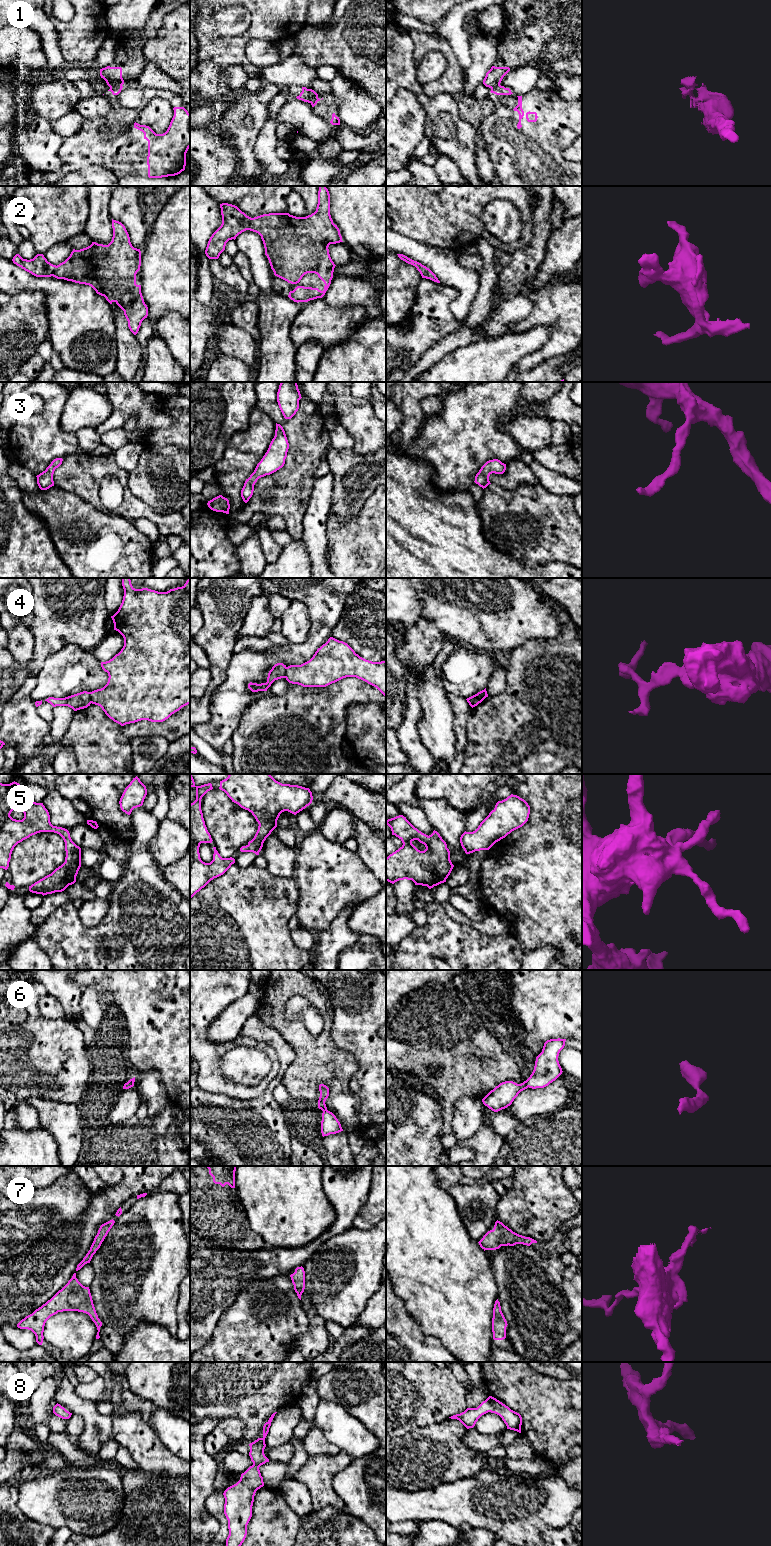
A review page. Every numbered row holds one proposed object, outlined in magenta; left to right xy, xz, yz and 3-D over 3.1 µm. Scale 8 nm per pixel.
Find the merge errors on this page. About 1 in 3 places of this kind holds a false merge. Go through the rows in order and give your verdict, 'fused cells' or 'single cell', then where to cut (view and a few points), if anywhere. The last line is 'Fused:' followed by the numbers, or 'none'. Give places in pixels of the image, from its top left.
1: fused cells | xy (121, 84), (110, 88)
2: single cell | no cut
3: single cell | no cut
4: fused cells | xy (89, 692), (91, 702)
5: single cell | no cut
6: single cell | no cut
7: single cell | no cut
8: single cell | no cut
Fused: 1, 4

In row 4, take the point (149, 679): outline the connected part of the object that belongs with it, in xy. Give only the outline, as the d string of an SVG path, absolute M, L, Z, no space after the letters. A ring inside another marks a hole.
M122 578L122 586L122 603L111 618L114 630L124 638L124 646L112 659L101 662L109 678L103 688L90 692L91 703L100 706L110 719L121 726L141 720L163 722L190 704L190 578L182 587L167 592L135 589L130 578Z

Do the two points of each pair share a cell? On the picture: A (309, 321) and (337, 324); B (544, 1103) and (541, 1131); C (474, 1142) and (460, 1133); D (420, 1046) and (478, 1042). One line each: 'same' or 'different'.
A: same
B: different
C: different
D: same

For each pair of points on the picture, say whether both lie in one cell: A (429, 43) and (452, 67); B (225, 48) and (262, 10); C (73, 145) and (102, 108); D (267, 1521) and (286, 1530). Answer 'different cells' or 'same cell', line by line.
A: same cell
B: same cell
C: different cells
D: same cell

